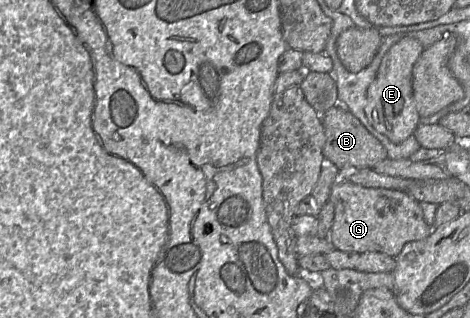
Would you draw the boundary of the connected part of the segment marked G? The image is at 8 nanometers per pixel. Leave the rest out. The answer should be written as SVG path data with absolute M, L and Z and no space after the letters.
M338 180L331 188L329 201L334 207L334 219L327 238L334 249L343 252L380 252L395 258L406 243L425 238L433 229L426 224L418 201L405 191L366 188L349 181Z

